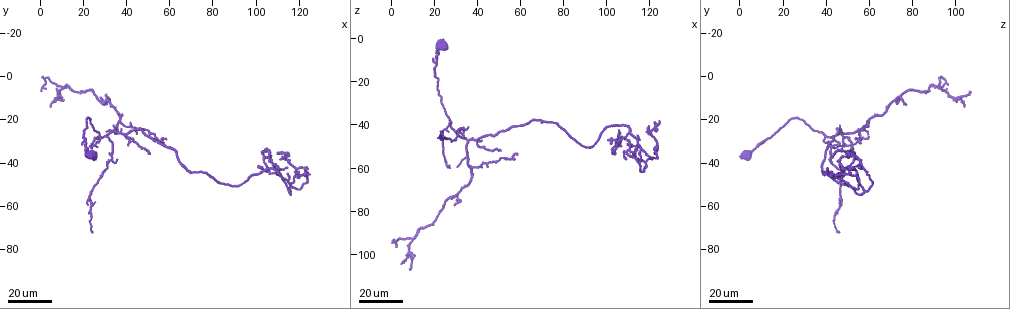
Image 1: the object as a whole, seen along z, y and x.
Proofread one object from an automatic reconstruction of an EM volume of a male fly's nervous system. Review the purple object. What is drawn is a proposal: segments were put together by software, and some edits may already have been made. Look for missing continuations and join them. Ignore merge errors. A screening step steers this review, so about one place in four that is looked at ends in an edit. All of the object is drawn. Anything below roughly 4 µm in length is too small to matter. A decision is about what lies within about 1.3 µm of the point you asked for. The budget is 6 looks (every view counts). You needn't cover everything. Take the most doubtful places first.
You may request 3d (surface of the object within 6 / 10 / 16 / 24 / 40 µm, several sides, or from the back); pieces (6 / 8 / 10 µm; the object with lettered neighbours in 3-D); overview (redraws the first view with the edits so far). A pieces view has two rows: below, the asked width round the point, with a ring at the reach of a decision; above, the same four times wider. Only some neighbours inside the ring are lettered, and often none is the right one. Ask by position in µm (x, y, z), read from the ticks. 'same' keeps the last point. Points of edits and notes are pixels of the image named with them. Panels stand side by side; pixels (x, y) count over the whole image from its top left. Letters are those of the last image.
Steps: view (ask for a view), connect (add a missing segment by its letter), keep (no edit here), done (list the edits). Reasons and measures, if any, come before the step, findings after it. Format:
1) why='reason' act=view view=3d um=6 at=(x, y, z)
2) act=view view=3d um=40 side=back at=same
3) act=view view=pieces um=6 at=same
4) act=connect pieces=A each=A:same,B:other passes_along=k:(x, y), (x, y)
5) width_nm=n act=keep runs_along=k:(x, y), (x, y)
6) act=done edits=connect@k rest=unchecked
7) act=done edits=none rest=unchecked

act=view view=3d um=40 at=(114, 45, 44)

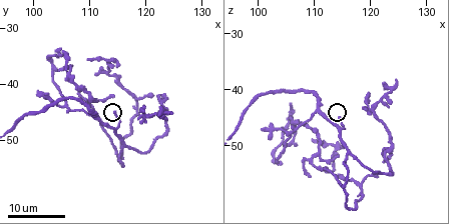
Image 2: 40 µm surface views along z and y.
why='what lies round it' act=view view=pieces um=10 at=(114.5, 45.0, 45.0)

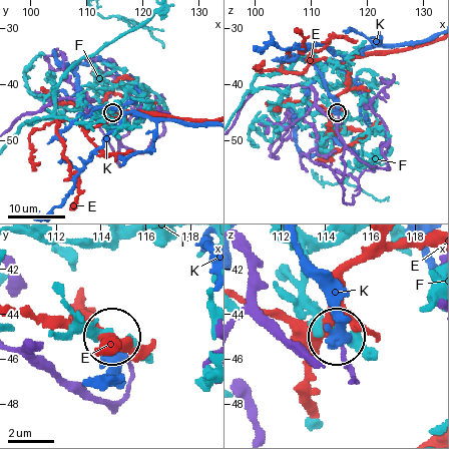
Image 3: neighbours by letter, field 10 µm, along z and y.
act=keep each=E:other,F:other,K:other found='no lettered segment goes on from it'

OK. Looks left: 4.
why='thin end' act=view view=3d um=24 at=(41, 32, 47)

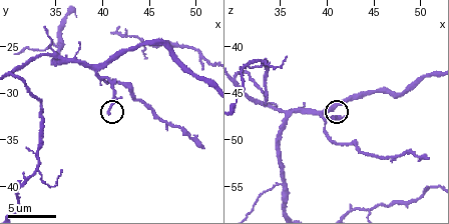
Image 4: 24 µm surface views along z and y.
act=view view=pieces um=8 at=(40.4, 32.2, 47.6)

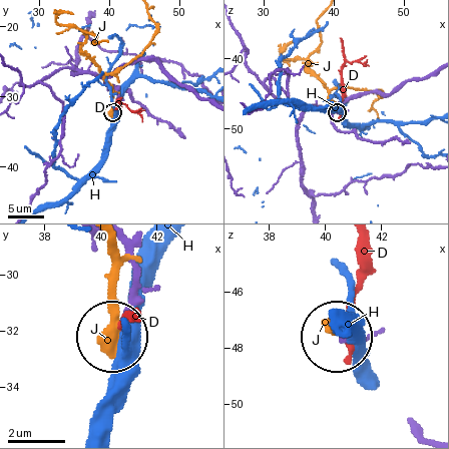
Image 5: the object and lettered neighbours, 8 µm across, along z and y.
act=keep each=D:other,H:other,J:other runs_along=5:(32, 84), (63, 68), (87, 70), (115, 89), (112, 110) found='none of them fits'

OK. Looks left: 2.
why='end of a long branch' act=view view=pieces um=10 at=(50.6, 35.8, 52.0)

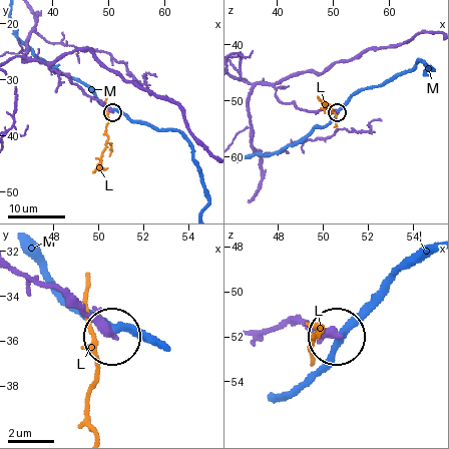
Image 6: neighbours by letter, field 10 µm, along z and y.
width_nm=320 act=keep each=L:other,M:other runs_along=6:(16, 270), (56, 285), (112, 333) found='none of them fits'

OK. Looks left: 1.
act=done edits=none rest=unchecked

